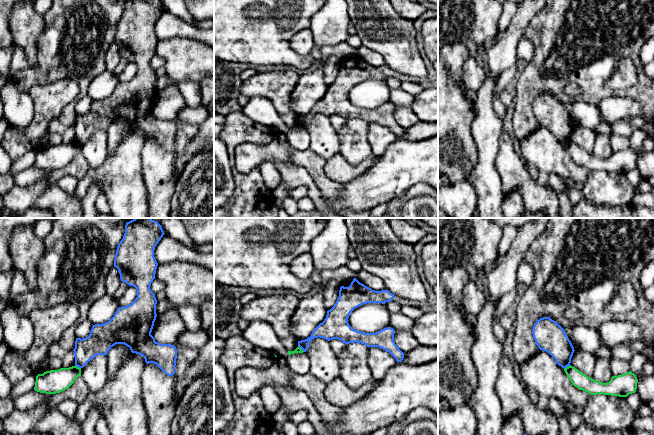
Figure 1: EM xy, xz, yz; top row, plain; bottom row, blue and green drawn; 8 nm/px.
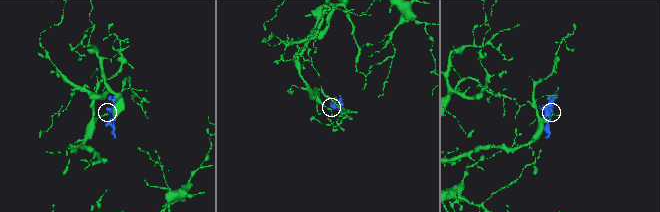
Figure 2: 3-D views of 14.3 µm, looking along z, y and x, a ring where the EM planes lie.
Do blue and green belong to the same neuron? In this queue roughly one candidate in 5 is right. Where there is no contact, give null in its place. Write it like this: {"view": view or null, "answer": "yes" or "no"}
{"view": "xz", "answer": "no"}

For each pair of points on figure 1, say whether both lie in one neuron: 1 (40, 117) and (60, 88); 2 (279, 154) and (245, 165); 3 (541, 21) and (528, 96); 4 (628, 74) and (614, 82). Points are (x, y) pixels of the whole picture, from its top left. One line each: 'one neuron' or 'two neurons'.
1: one neuron
2: one neuron
3: one neuron
4: one neuron

